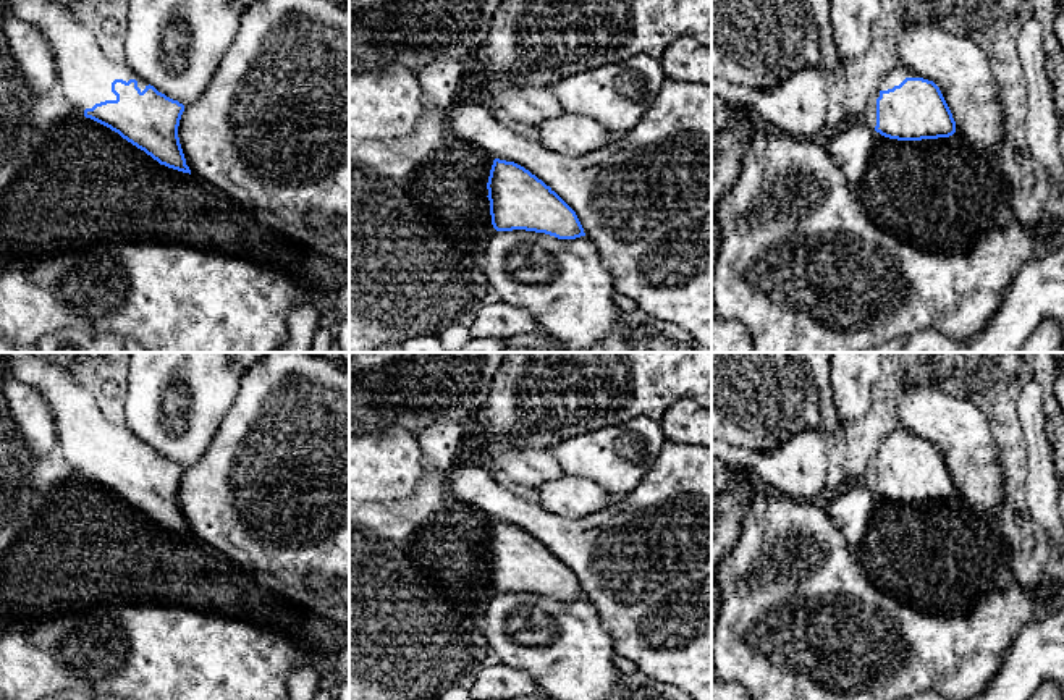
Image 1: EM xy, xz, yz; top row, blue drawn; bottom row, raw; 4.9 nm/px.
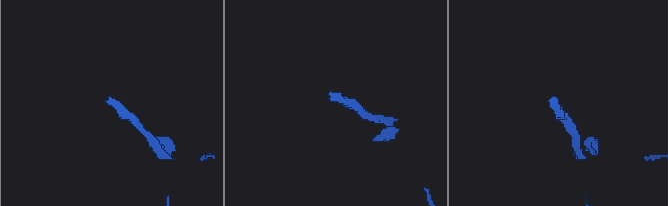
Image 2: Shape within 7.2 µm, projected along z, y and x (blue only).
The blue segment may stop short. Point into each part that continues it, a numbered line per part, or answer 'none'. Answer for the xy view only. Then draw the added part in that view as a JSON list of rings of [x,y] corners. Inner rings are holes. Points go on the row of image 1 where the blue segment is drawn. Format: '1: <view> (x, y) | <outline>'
1: xy (86, 73) | [[[2,0],[2,3],[5,16],[18,16],[23,21],[34,24],[42,32],[55,57],[63,91],[81,112],[105,100],[116,100],[116,95],[112,92],[112,82],[115,79],[123,79],[126,82],[136,79],[141,92],[149,86],[128,65],[110,61],[97,45],[94,34],[61,3],[53,0]]]

